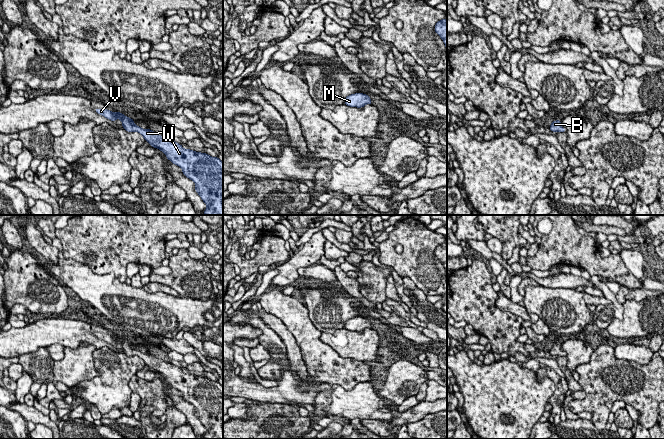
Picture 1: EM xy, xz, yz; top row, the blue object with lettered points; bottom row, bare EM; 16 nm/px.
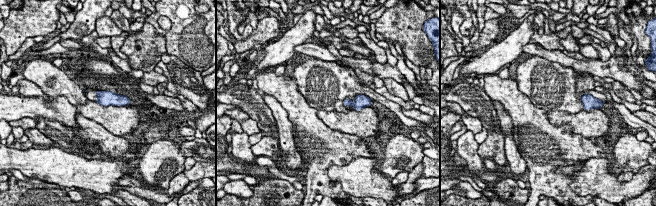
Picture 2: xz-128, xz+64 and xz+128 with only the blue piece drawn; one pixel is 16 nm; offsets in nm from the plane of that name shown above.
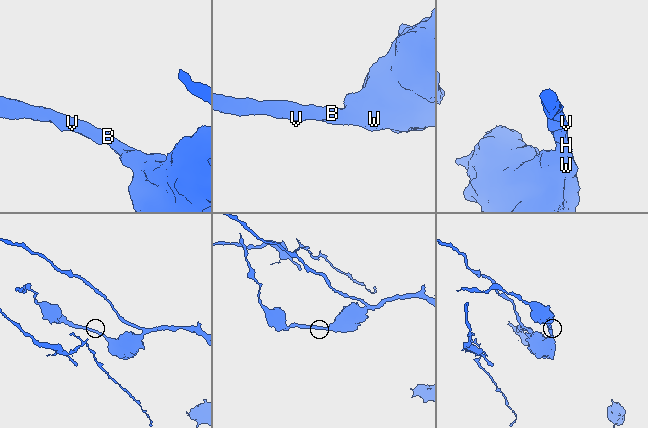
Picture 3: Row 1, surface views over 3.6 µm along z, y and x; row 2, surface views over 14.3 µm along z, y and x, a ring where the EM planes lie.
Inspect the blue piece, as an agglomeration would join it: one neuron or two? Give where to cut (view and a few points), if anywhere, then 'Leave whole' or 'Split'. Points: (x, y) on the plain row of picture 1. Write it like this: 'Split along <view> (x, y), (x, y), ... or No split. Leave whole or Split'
No split. Leave whole

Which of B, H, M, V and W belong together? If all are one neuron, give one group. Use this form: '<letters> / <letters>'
B H M V W

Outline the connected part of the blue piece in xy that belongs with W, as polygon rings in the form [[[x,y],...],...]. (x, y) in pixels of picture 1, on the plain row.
[[[95,332],[95,335],[111,345],[119,342],[124,354],[137,355],[150,370],[164,376],[168,384],[181,391],[183,399],[195,407],[195,415],[207,429],[204,439],[223,439],[223,387],[218,381],[184,373],[169,362],[135,349],[135,344],[120,336],[99,332]]]

